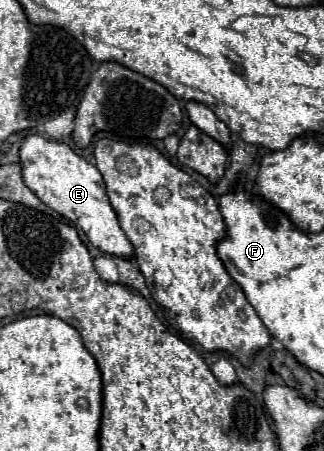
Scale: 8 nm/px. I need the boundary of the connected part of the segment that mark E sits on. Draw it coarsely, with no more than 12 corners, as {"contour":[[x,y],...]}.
{"contour":[[27,136],[25,184],[105,254],[131,260],[97,166]]}

